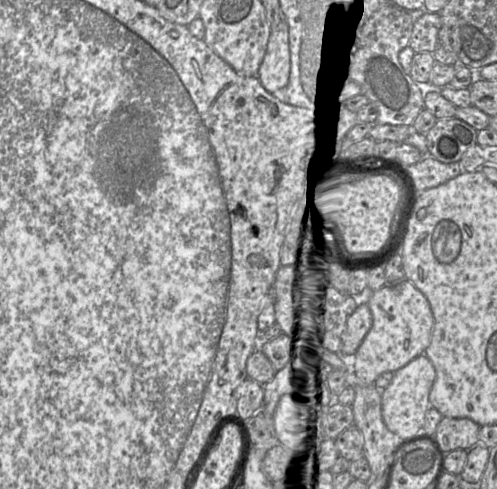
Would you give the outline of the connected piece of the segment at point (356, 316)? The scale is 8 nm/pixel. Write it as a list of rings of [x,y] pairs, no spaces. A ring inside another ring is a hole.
[[[360,303],[346,321],[341,336],[341,353],[352,357],[372,325],[372,316],[366,303]]]

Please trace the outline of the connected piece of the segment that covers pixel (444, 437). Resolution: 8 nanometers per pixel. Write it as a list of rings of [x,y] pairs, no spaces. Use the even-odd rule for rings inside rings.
[[[443,417],[434,437],[442,453],[462,449],[469,450],[478,444],[480,426],[468,418]]]

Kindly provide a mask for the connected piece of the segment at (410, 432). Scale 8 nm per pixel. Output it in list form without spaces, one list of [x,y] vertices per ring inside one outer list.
[[[423,354],[410,361],[404,367],[395,371],[390,384],[381,391],[381,410],[383,421],[387,428],[399,438],[412,438],[425,433],[421,431],[425,420],[425,414],[428,409],[431,408],[429,393],[435,378],[435,368],[429,358]]]

